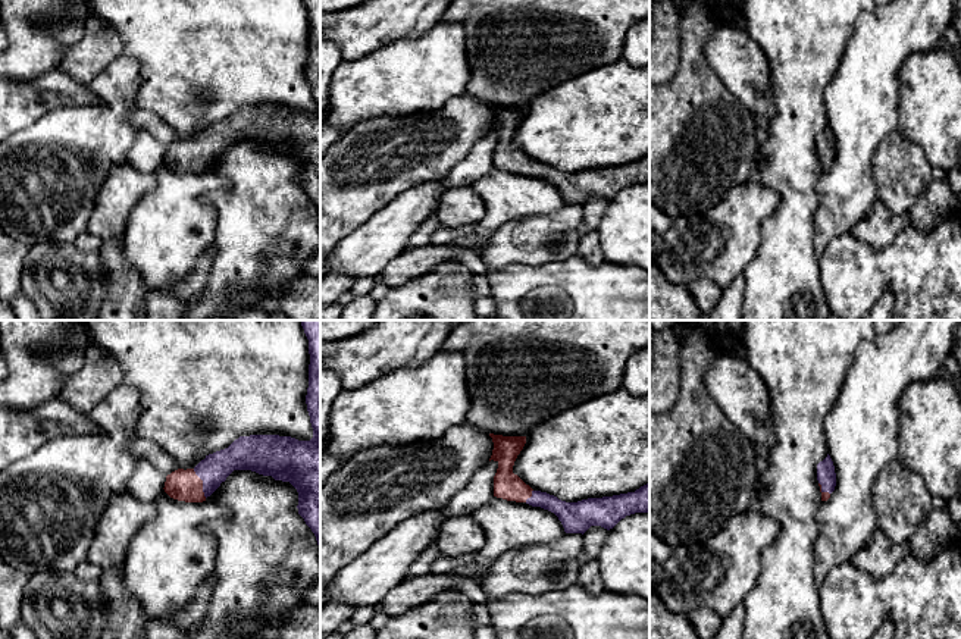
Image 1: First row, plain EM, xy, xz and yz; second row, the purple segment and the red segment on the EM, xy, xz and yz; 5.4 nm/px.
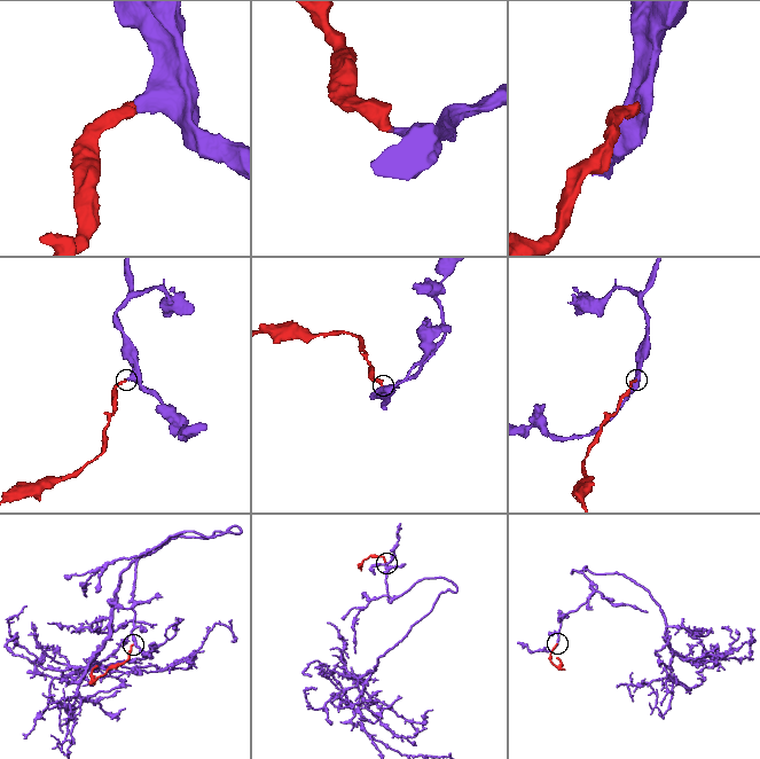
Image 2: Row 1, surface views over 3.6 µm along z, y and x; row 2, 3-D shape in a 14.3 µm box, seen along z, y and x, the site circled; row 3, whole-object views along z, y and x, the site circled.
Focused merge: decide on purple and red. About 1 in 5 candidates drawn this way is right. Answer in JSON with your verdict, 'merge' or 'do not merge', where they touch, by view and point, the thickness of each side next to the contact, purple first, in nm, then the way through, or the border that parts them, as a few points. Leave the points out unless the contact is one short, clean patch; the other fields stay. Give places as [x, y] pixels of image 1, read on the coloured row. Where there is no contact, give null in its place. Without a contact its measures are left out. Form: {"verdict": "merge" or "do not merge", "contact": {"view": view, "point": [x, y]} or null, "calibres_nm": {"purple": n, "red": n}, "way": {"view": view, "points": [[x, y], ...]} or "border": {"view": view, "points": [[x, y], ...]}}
{"verdict": "merge", "contact": {"view": "xy", "point": [203, 484]}, "calibres_nm": {"purple": 160, "red": 180}, "way": {"view": "xy", "points": [[215, 469], [203, 484], [184, 485]]}}

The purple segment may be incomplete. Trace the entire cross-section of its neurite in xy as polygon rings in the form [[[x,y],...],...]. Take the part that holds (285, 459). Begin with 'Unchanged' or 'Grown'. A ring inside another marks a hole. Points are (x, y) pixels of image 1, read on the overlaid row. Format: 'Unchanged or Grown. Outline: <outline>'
Grown. Outline: [[[301,320],[301,326],[309,339],[306,404],[313,438],[240,436],[228,448],[206,455],[194,469],[168,474],[163,489],[173,499],[203,502],[234,470],[251,470],[289,482],[298,492],[298,514],[316,536],[320,560],[320,320]]]

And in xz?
Grown. Outline: [[[489,433],[494,442],[489,458],[498,463],[494,476],[494,497],[526,502],[554,513],[566,533],[585,533],[591,526],[613,529],[622,519],[635,513],[649,513],[649,482],[635,492],[588,498],[566,502],[547,492],[533,491],[517,474],[513,466],[526,444],[526,436],[503,436]]]

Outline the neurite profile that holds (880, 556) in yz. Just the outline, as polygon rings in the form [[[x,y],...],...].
[[[882,529],[871,536],[870,544],[854,557],[852,563],[873,579],[883,579],[911,551],[910,544],[893,544]]]

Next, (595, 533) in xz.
[[[591,526],[583,533],[583,545],[579,555],[579,566],[583,566],[586,561],[598,560],[607,533],[608,530],[601,526]]]

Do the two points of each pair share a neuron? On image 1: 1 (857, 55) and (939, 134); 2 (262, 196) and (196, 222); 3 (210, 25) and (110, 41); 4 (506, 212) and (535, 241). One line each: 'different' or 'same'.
1: different
2: different
3: different
4: different

